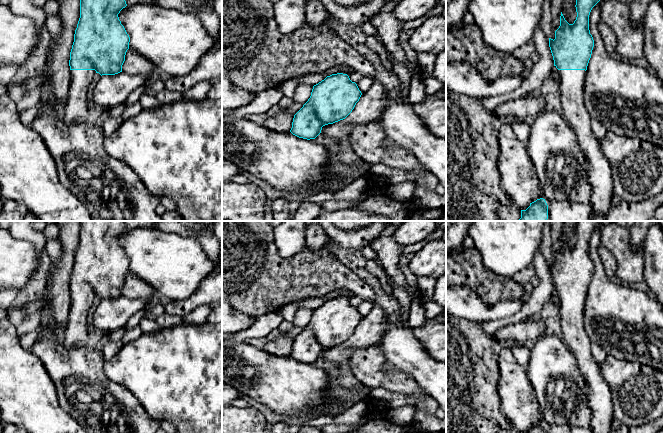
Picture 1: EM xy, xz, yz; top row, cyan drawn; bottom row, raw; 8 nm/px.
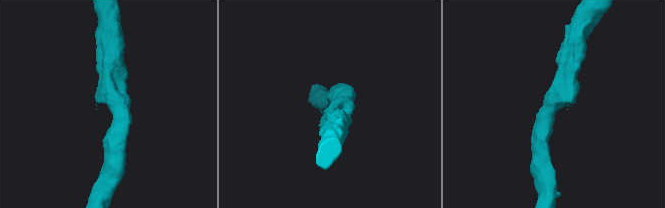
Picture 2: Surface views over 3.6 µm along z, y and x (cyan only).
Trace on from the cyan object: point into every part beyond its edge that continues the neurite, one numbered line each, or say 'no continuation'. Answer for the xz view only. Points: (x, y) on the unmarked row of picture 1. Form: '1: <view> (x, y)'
no continuation

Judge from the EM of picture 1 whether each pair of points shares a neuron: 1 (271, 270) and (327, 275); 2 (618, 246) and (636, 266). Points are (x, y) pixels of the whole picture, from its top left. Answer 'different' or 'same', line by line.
1: same
2: same

